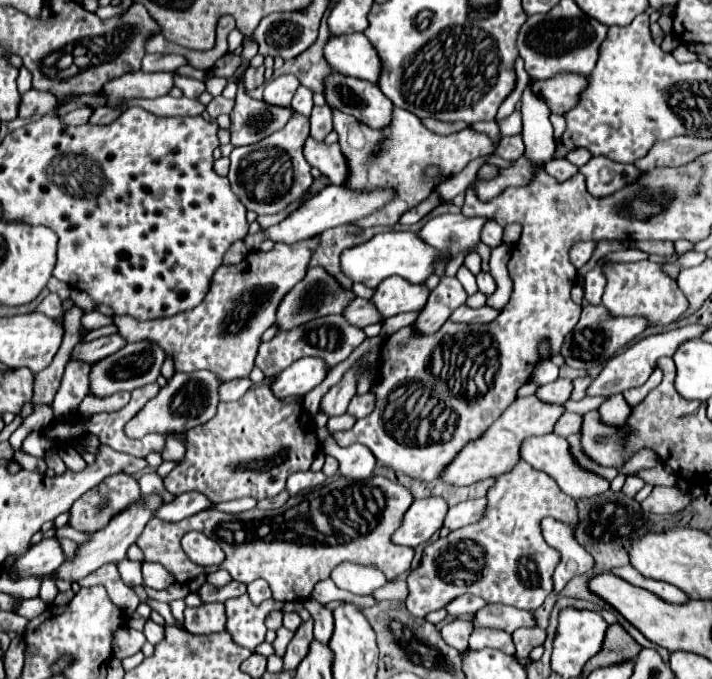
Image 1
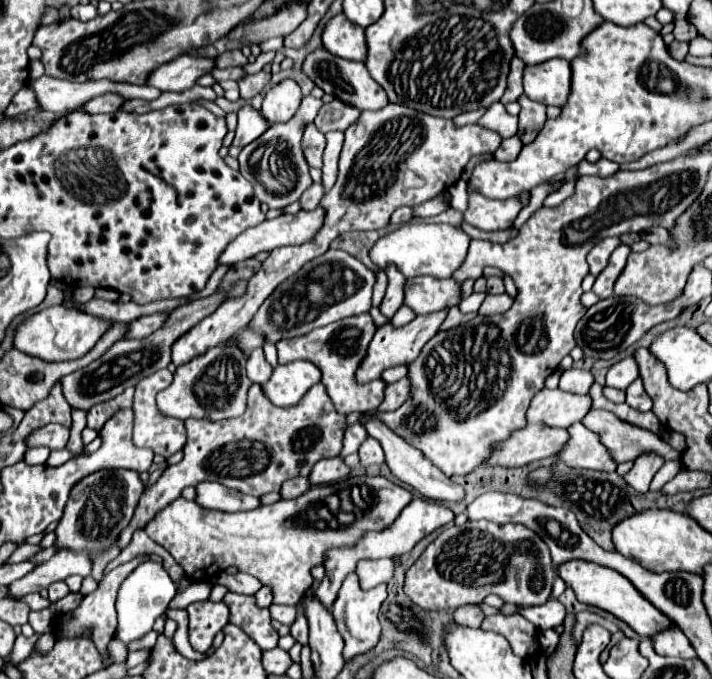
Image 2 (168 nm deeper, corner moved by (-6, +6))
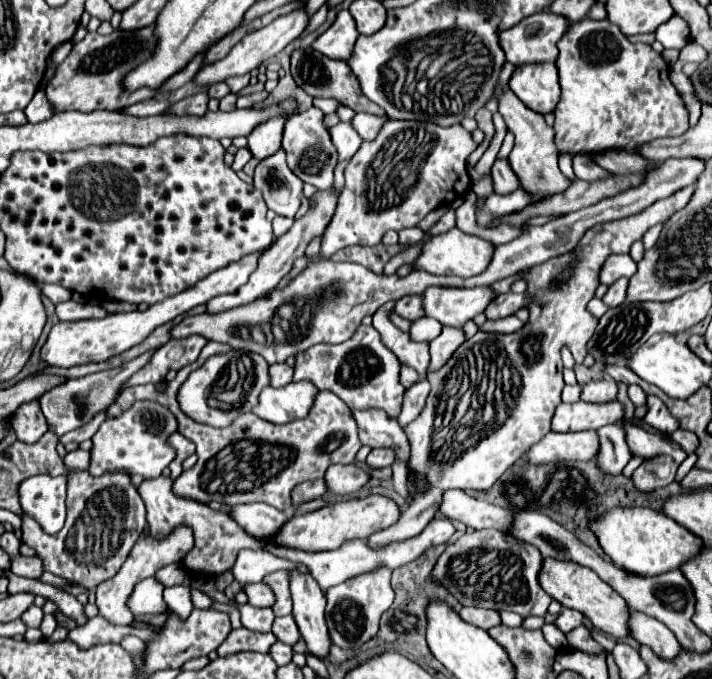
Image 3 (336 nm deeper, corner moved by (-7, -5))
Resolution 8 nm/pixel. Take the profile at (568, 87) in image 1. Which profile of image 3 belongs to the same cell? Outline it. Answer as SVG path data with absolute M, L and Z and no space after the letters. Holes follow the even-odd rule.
M552 62L516 66L508 86L530 110L540 114L552 112L560 100L558 72Z

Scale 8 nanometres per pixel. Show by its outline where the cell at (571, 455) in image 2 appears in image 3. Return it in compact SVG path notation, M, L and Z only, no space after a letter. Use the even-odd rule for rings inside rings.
M622 424L604 426L600 432L600 456L596 456L596 462L604 472L622 472L622 468L632 458L630 448L626 444L626 430Z

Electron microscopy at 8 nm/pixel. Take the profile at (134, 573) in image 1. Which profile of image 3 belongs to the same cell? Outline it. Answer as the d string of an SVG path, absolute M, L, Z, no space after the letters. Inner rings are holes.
M156 578L142 580L128 600L132 614L134 616L138 616L138 614L164 614L168 606L162 600L162 590L164 590L164 586L160 582L156 582Z

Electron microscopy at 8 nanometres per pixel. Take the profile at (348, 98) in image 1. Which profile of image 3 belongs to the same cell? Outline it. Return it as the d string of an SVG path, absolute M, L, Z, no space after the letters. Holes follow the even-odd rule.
M306 48L306 50L294 50L292 52L292 78L296 80L296 84L300 88L304 88L310 96L320 96L320 98L336 98L338 102L342 102L344 106L350 106L356 112L370 112L370 114L378 114L384 116L384 110L374 104L372 100L364 98L360 92L360 84L354 76L354 72L350 70L350 66L344 60L332 60L320 52L316 52L314 48Z

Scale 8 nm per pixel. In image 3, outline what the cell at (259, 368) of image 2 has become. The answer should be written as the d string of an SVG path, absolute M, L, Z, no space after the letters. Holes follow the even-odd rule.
M272 364L270 372L272 372L272 384L270 386L280 388L280 386L286 386L292 382L294 370L288 364Z

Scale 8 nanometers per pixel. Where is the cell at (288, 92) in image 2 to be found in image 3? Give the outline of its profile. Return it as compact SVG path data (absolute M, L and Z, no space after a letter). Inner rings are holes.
M268 120L268 124L262 124L260 128L254 128L248 136L248 150L252 156L262 162L268 156L276 154L280 150L280 136L284 130L286 120Z

